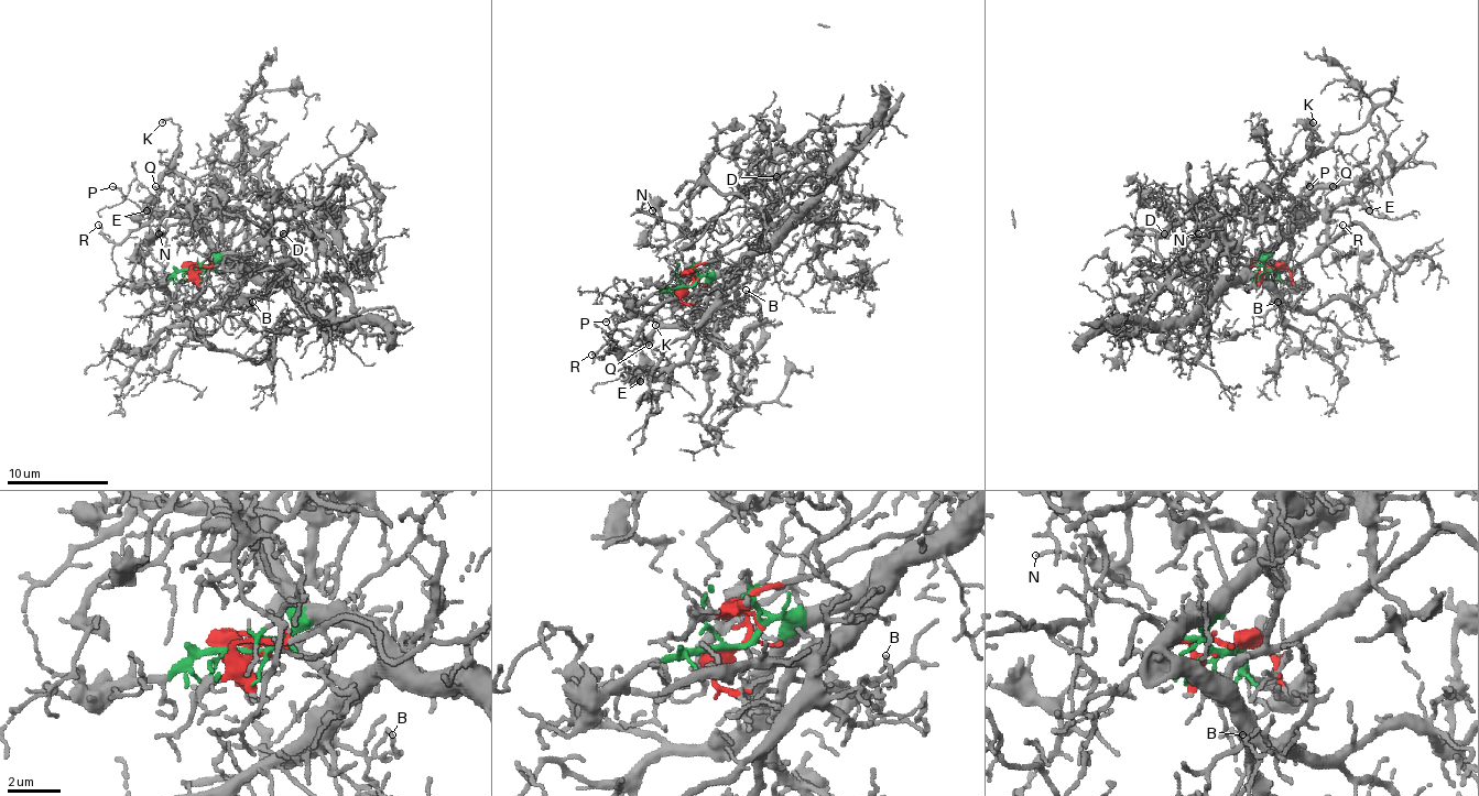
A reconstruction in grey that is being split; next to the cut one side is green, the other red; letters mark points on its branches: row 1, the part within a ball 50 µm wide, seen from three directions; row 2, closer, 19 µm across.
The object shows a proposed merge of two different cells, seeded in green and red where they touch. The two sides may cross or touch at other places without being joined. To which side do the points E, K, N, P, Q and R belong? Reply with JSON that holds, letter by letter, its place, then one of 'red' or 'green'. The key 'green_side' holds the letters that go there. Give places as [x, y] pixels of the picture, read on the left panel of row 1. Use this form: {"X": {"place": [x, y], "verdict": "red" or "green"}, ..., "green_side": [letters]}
{"E": {"place": [147, 210], "verdict": "green"}, "K": {"place": [162, 122], "verdict": "red"}, "N": {"place": [159, 233], "verdict": "red"}, "P": {"place": [112, 186], "verdict": "green"}, "Q": {"place": [155, 186], "verdict": "green"}, "R": {"place": [98, 225], "verdict": "green"}, "green_side": ["E", "P", "Q", "R"]}

